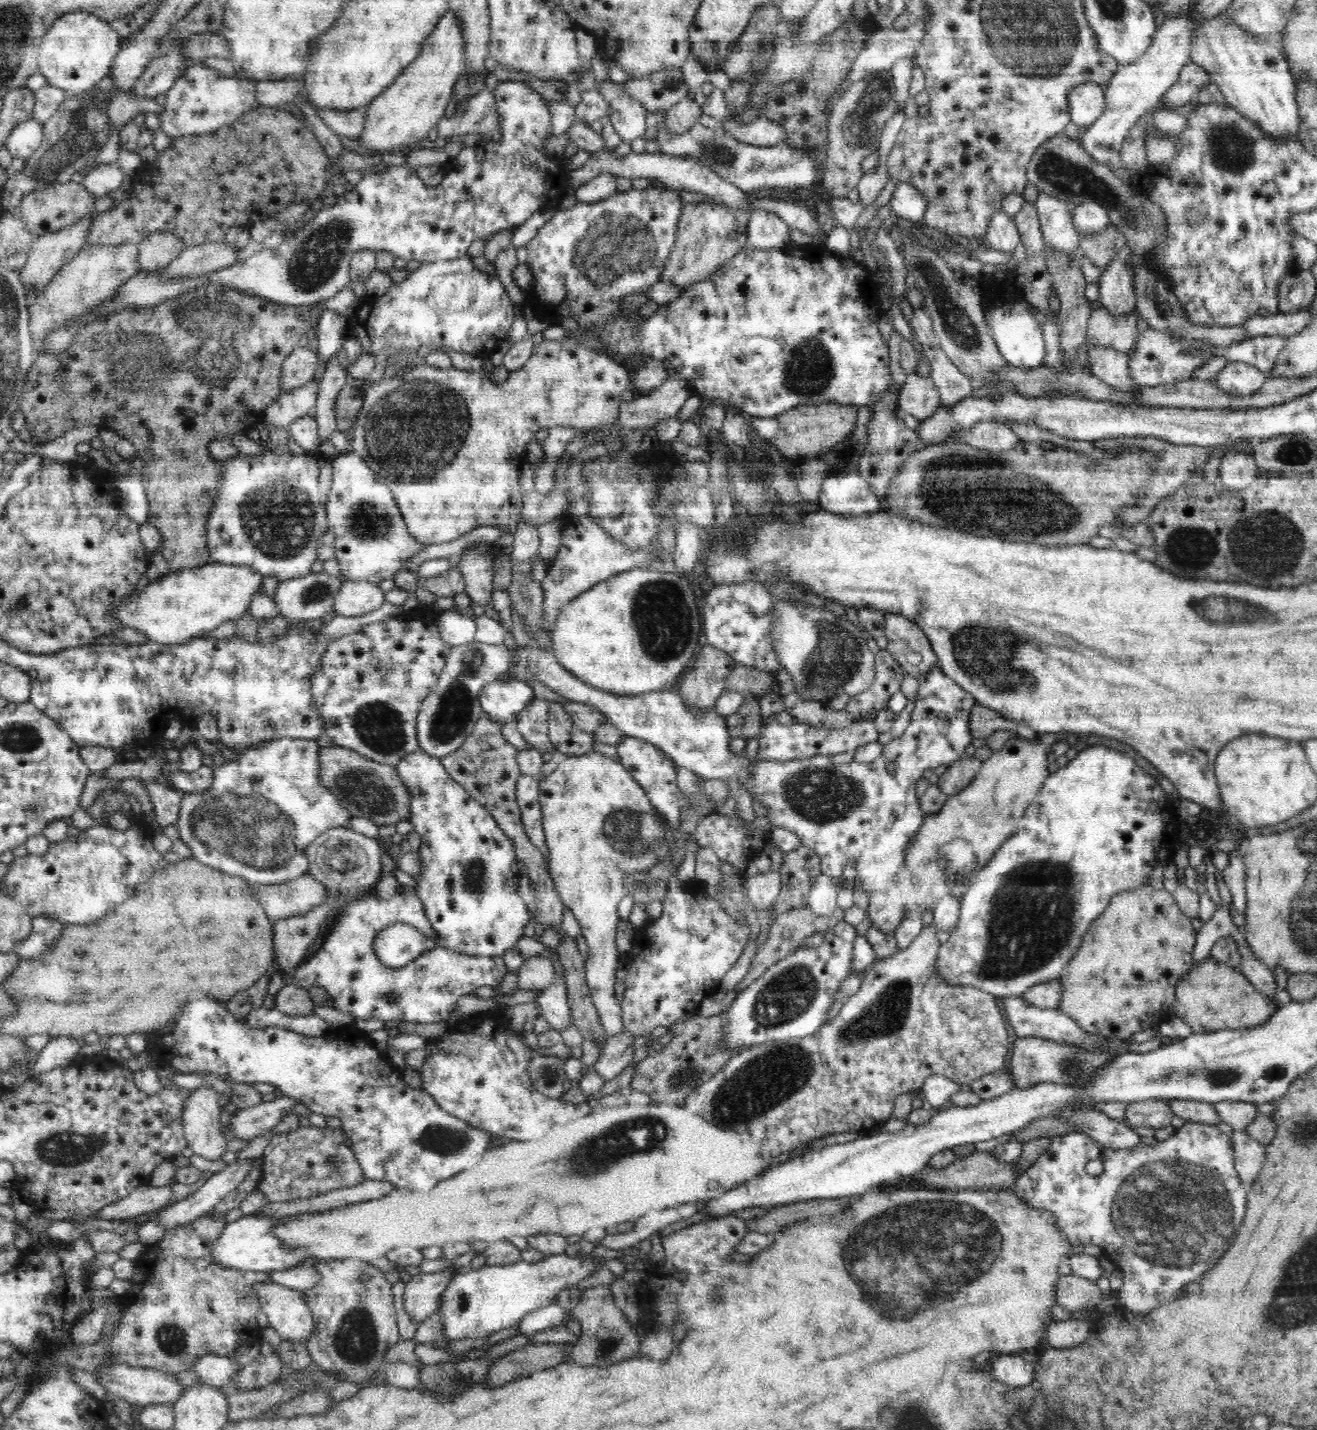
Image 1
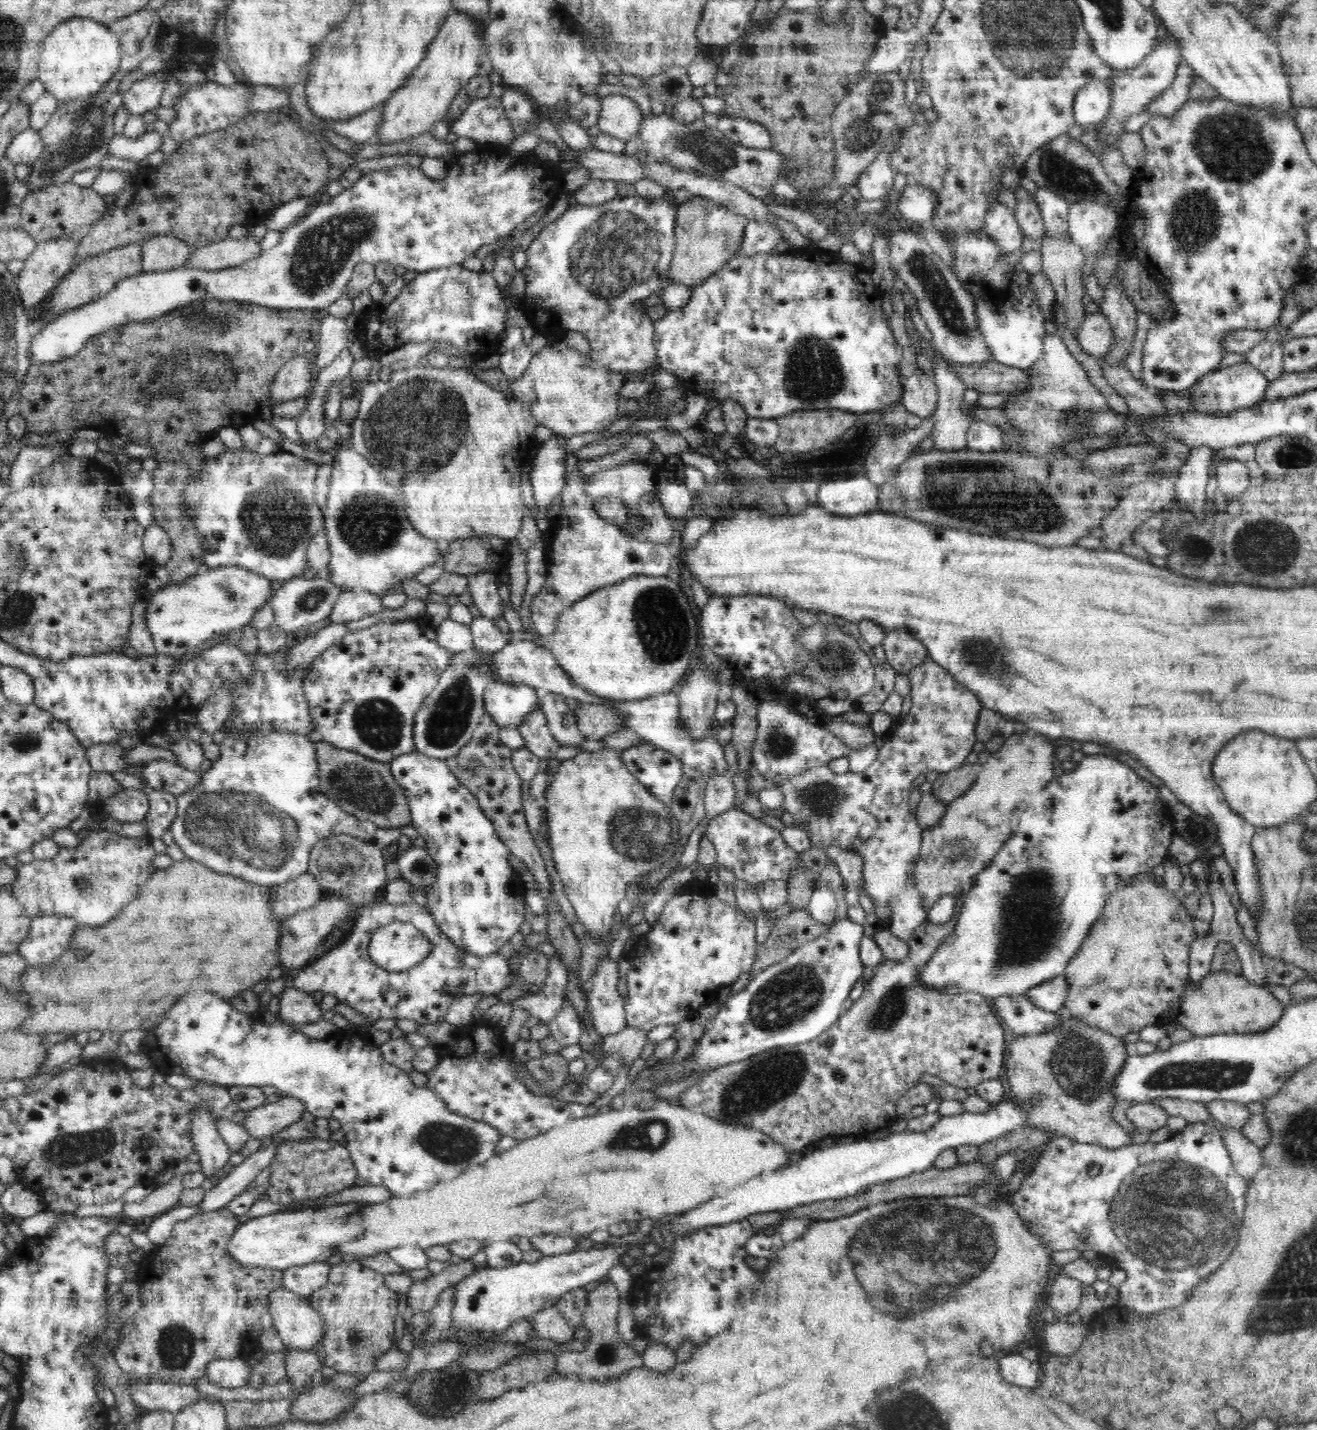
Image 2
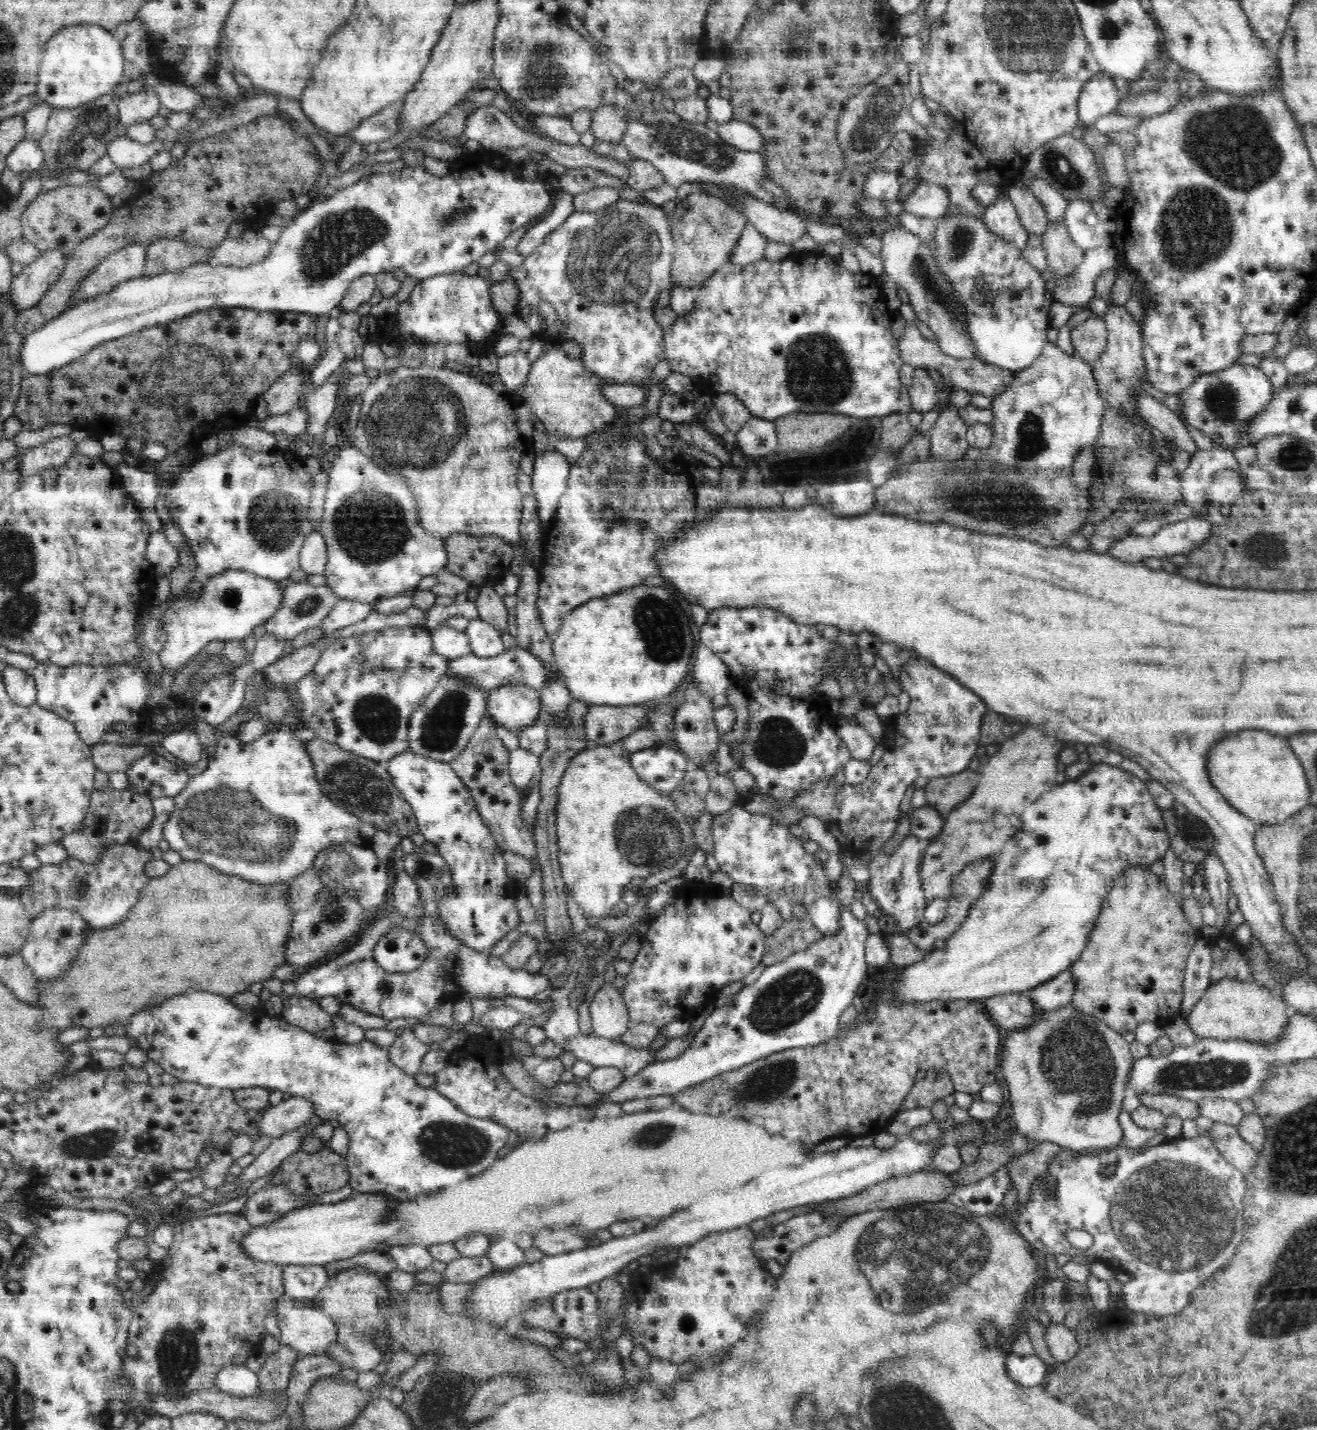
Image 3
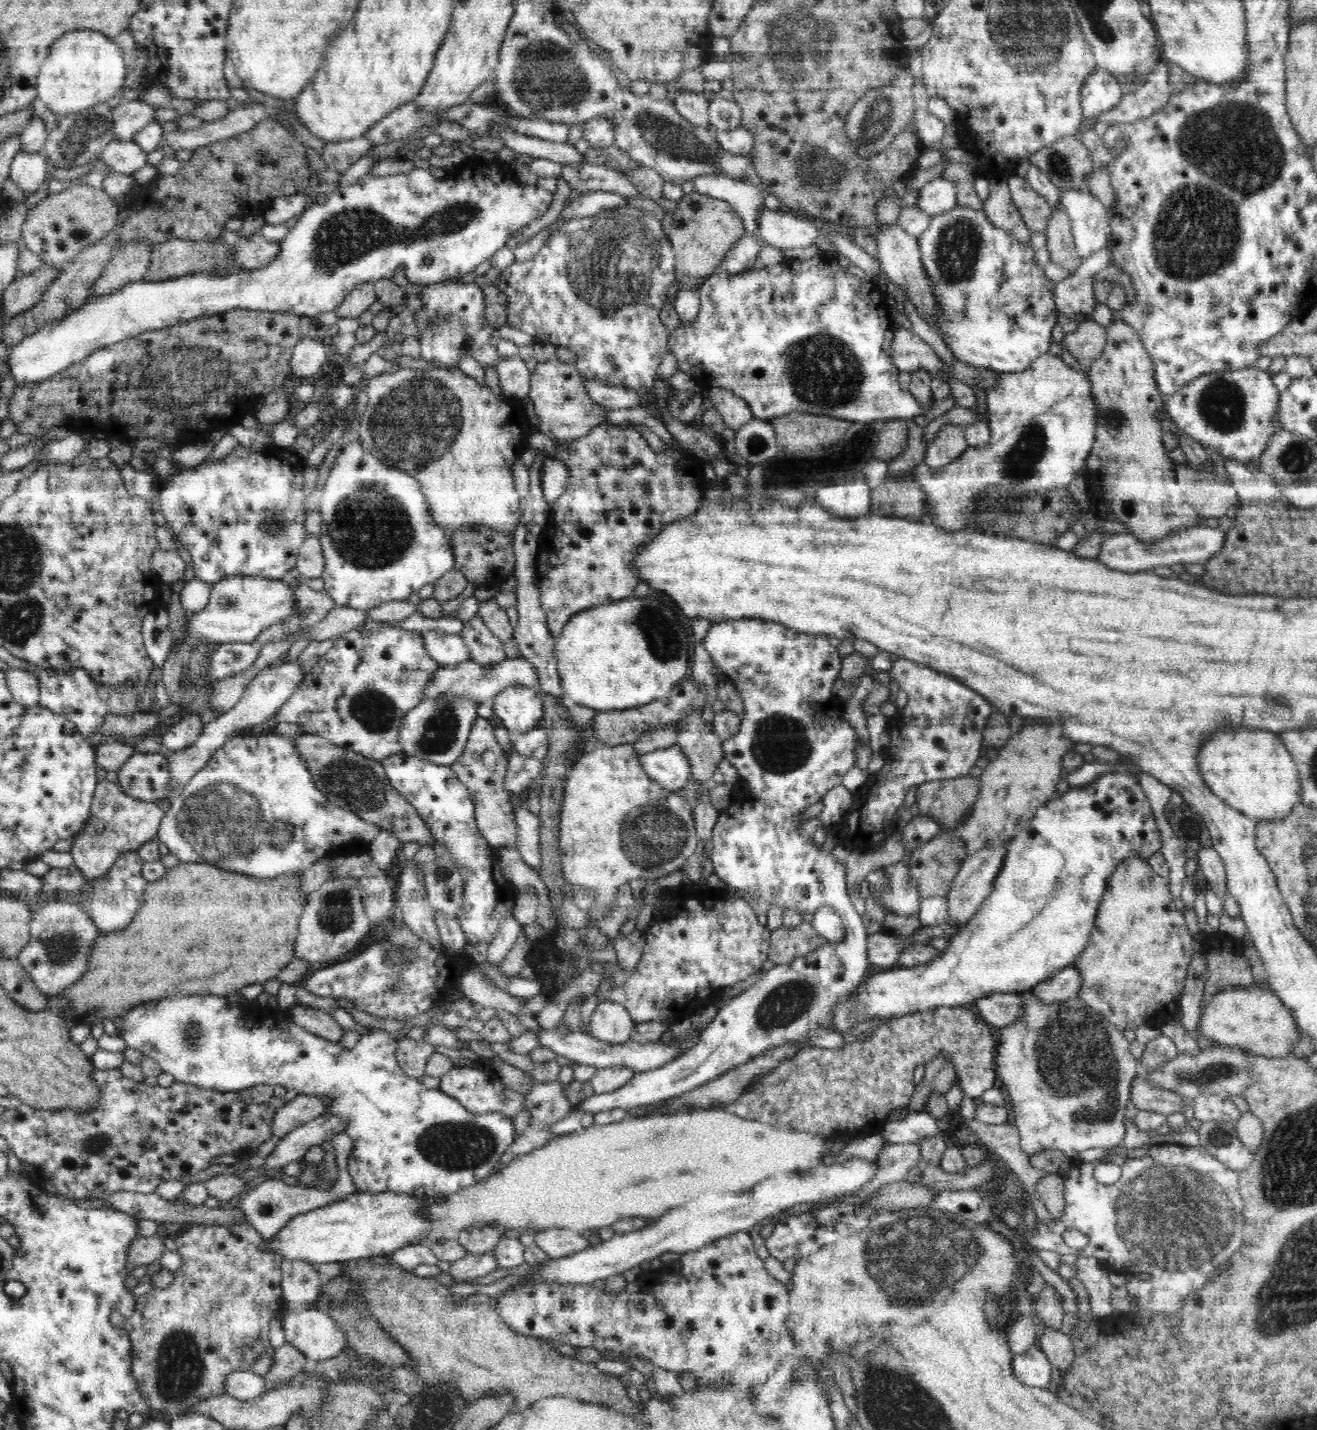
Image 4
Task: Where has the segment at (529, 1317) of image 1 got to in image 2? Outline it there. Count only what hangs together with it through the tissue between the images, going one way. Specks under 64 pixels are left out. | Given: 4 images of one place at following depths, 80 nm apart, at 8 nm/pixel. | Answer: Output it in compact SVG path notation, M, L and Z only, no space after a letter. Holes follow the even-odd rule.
M552 1302L533 1314L531 1325L533 1335L539 1338L549 1338L558 1344L575 1339L574 1330L568 1325L566 1317Z

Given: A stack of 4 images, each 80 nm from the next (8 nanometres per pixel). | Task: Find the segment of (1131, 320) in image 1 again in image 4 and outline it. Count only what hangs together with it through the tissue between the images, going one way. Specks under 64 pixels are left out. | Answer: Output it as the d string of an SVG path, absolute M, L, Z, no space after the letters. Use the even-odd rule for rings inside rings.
M1086 320L1078 324L1078 329L1064 336L1061 344L1088 369L1091 364L1102 354L1107 342L1105 328L1094 320Z

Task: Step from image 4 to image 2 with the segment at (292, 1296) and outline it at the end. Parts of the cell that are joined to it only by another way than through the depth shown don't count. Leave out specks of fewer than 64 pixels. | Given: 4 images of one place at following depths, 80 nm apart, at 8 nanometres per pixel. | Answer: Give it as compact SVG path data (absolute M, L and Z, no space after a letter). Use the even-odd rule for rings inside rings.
M311 1262L283 1270L283 1287L303 1298L309 1297L328 1280L331 1262Z

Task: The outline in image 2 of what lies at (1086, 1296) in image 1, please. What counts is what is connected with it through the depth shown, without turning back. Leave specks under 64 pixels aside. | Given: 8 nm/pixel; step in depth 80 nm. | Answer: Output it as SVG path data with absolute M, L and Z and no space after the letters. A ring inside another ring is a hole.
M1057 1271L1051 1280L1048 1308L1056 1311L1060 1318L1080 1308L1084 1296L1084 1283Z

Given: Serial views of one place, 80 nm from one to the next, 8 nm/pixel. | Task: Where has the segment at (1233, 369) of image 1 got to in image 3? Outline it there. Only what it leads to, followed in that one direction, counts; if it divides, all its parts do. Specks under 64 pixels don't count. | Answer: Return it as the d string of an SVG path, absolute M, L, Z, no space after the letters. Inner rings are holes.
M1236 363L1227 369L1199 376L1178 395L1187 422L1206 434L1216 447L1234 452L1240 450L1240 446L1255 446L1245 432L1247 422L1267 407L1274 394L1271 380L1260 368Z

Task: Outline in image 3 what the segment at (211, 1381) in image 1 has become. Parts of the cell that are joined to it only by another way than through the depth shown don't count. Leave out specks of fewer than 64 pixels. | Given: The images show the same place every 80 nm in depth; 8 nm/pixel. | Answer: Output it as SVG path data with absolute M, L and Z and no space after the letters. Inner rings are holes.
M245 1364L223 1366L215 1376L216 1390L240 1398L252 1398L261 1393L257 1373Z

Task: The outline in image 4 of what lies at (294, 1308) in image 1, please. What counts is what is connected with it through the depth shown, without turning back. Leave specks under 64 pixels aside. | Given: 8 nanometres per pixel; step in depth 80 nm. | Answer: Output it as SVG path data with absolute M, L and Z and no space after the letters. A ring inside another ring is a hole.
M321 1307L299 1311L282 1310L285 1342L294 1345L305 1358L321 1361L339 1355L347 1335Z

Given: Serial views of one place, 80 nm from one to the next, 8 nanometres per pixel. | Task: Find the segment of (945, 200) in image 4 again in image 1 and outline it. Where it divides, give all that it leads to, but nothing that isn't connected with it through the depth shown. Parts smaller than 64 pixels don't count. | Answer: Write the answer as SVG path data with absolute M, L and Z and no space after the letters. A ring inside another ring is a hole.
M896 182L889 206L890 210L899 217L911 220L915 224L921 224L926 212L927 200L911 184Z

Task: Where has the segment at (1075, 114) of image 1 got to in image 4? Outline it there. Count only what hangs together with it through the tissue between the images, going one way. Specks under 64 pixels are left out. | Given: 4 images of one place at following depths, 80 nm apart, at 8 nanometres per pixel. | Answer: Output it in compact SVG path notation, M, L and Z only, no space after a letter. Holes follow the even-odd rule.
M1097 66L1083 83L1081 106L1087 127L1102 112L1117 106L1123 98L1120 81L1105 68Z

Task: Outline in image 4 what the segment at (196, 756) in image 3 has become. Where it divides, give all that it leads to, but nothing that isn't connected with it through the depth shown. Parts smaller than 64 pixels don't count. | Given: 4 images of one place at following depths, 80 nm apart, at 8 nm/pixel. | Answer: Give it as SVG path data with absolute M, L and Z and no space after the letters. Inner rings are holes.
M191 712L184 719L177 717L176 723L172 724L170 730L167 730L160 738L163 749L176 752L176 750L186 750L193 746L203 731L201 712L196 712L196 714Z

